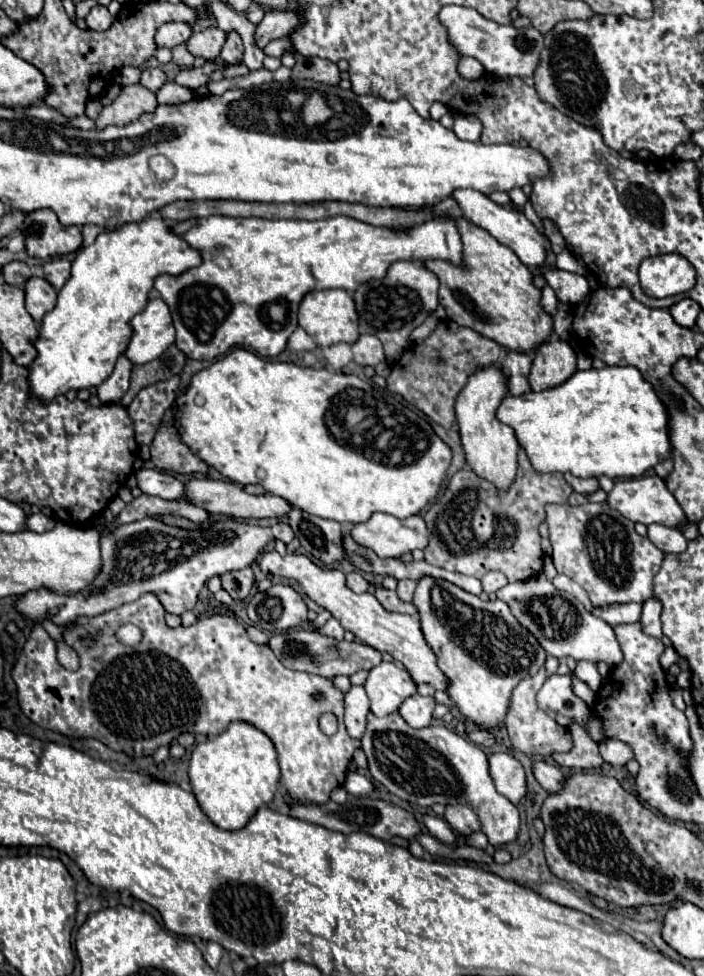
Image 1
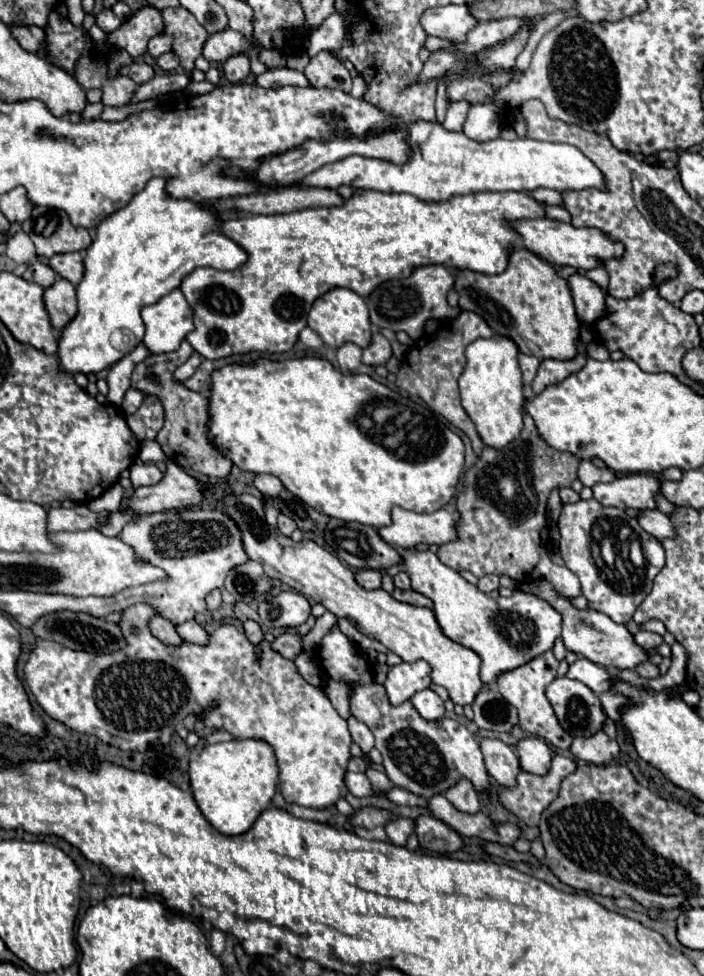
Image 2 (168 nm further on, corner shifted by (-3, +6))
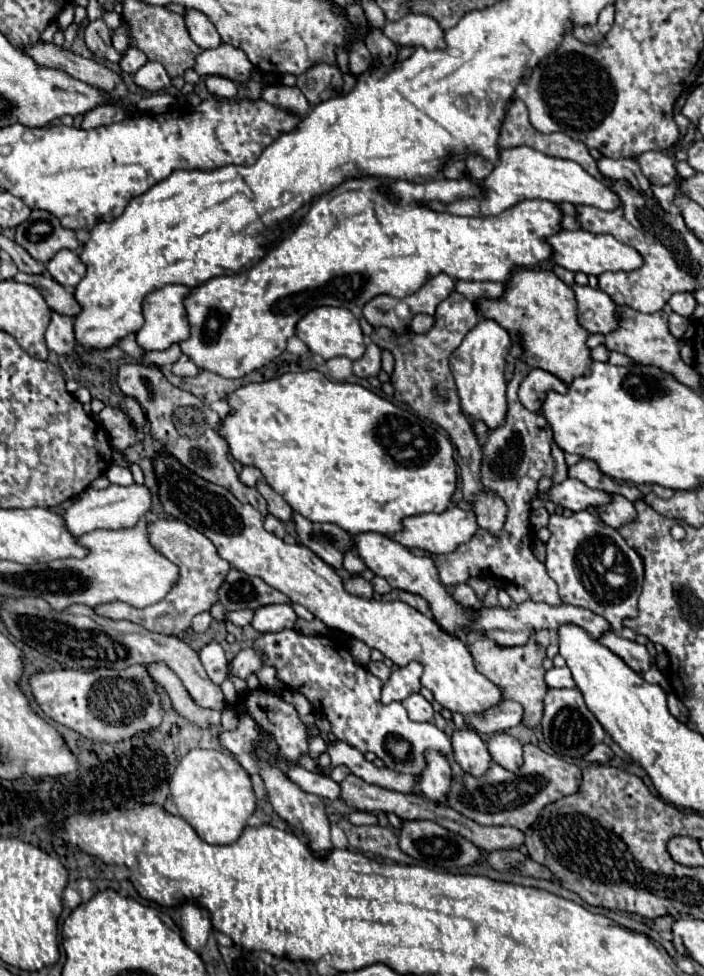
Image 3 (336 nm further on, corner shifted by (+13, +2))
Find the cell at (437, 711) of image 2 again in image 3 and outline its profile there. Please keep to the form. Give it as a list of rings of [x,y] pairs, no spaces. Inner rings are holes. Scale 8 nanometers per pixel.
[[[414,693],[414,695],[406,697],[406,699],[402,701],[402,705],[406,707],[408,717],[410,717],[412,721],[432,721],[432,717],[434,717],[432,705],[430,705],[420,693]]]

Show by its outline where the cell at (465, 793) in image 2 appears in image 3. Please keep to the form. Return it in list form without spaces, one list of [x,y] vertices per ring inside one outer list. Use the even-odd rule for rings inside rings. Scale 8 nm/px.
[[[426,751],[426,767],[420,773],[420,789],[430,801],[442,801],[450,789],[452,771],[446,755],[438,751]]]

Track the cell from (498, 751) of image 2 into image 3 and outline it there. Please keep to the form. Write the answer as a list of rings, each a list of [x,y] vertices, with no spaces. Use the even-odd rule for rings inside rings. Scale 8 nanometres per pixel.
[[[456,729],[450,737],[456,763],[472,777],[482,777],[492,761],[486,743],[472,729]]]

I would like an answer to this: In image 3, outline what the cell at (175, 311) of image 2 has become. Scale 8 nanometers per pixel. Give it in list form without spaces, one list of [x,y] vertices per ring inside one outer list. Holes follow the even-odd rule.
[[[166,285],[148,295],[144,303],[144,325],[136,333],[136,341],[146,351],[164,351],[174,343],[180,343],[190,337],[190,325],[184,309],[184,299],[190,295],[190,289],[184,285]]]

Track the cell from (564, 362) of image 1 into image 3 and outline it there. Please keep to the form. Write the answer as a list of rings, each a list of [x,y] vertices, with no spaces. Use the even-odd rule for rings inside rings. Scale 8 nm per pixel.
[[[532,369],[532,371],[528,373],[528,377],[524,377],[524,381],[520,383],[518,397],[520,397],[520,403],[522,403],[528,411],[540,413],[542,403],[544,403],[544,399],[546,399],[546,393],[550,393],[550,391],[566,393],[568,387],[566,387],[566,383],[562,383],[558,377],[554,377],[552,373],[542,371],[542,369]]]

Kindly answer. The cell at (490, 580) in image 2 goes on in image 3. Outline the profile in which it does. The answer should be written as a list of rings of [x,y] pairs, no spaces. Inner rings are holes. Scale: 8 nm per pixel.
[[[456,585],[452,597],[454,597],[454,601],[458,601],[464,609],[476,609],[476,607],[480,607],[480,599],[474,595],[474,591],[472,591],[468,585]]]

